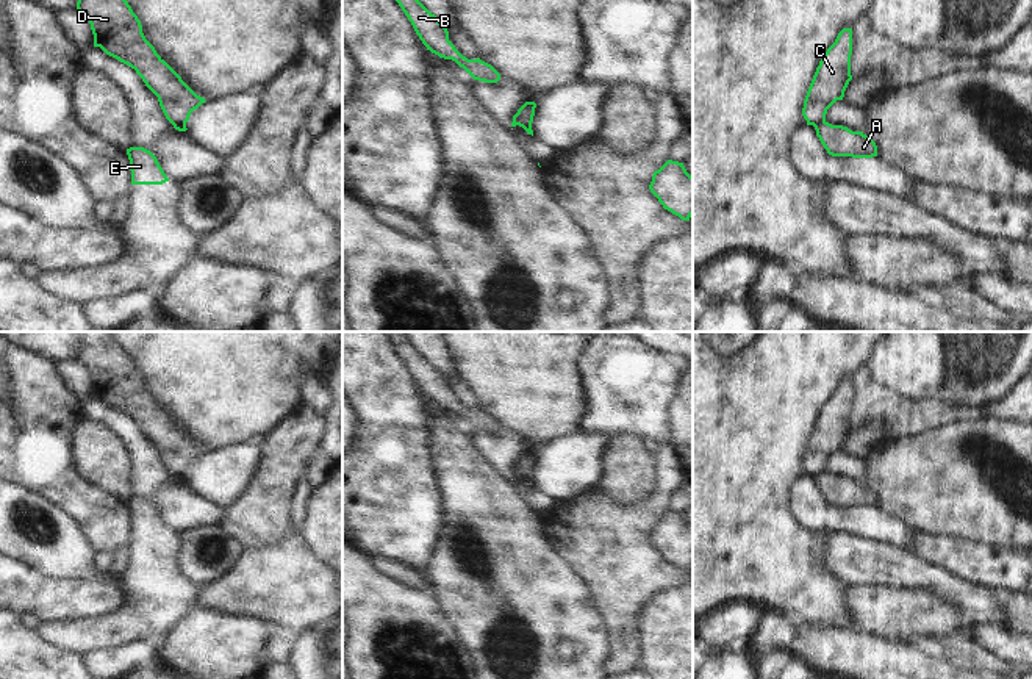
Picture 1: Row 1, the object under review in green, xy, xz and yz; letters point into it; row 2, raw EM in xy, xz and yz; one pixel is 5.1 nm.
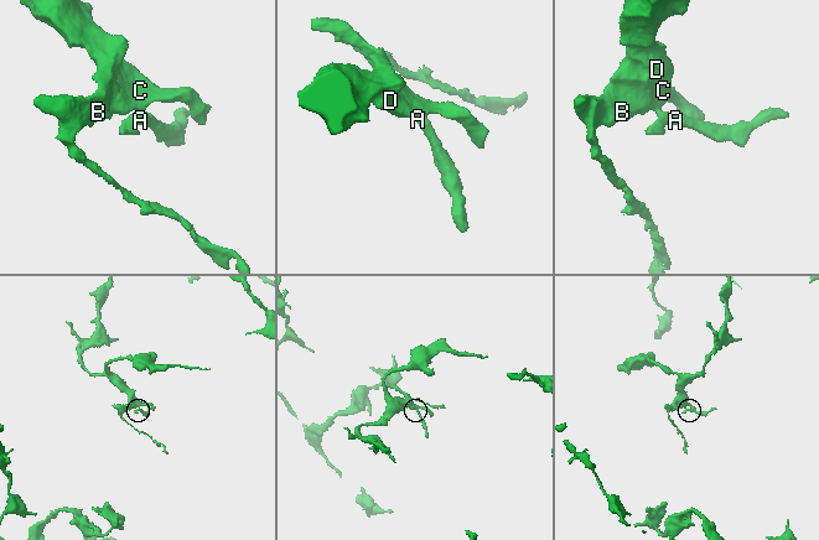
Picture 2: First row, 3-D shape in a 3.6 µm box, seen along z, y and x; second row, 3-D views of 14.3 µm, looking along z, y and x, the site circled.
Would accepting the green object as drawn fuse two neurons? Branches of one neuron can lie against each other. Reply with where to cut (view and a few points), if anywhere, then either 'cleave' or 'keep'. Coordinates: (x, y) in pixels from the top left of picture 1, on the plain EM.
cut yz (824, 471), (813, 476); cleave

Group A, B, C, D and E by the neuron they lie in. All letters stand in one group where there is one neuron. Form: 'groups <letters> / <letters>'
groups A E / B C D

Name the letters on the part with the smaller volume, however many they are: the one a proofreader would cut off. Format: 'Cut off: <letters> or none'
Cut off: A, E

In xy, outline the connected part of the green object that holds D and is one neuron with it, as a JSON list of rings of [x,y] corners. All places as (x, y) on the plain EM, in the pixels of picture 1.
[[[80,332],[77,361],[91,374],[94,397],[100,397],[106,405],[134,419],[145,436],[158,447],[159,457],[172,476],[186,476],[191,463],[206,452],[156,404],[142,383],[141,371],[111,332]]]

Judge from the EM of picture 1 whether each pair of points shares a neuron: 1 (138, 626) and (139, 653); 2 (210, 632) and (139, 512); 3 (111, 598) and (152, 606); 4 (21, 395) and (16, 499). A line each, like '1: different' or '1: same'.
1: different
2: different
3: different
4: different

